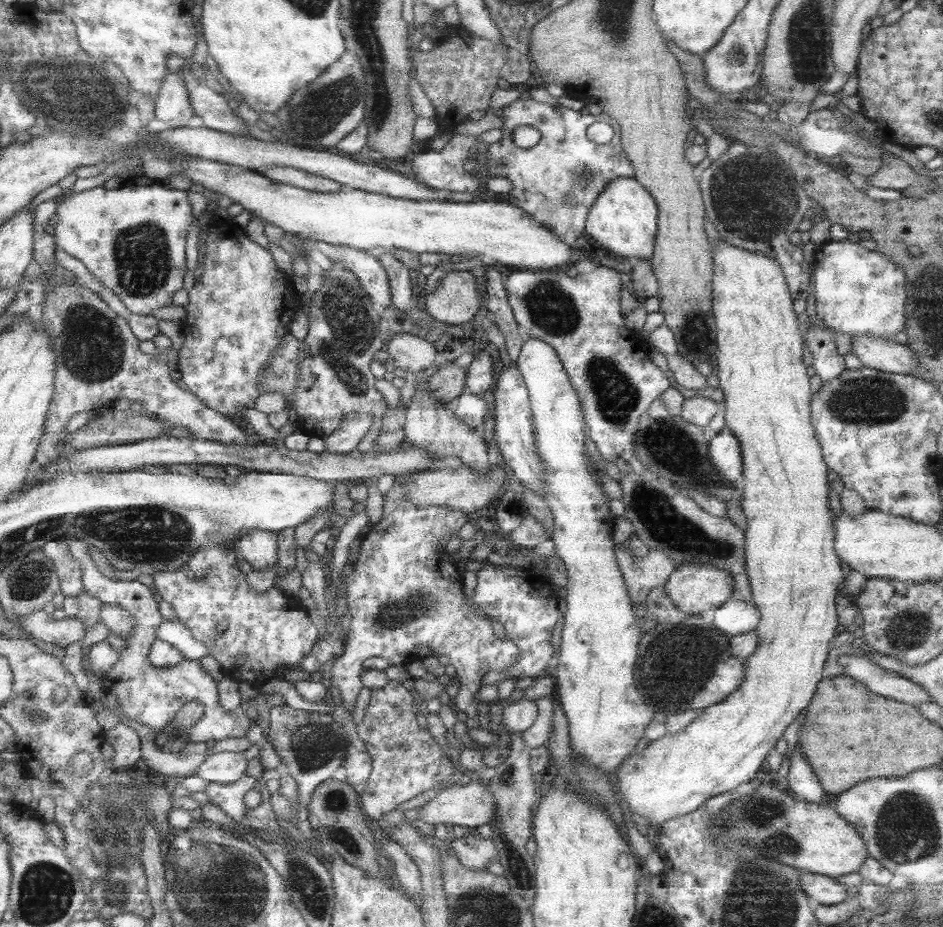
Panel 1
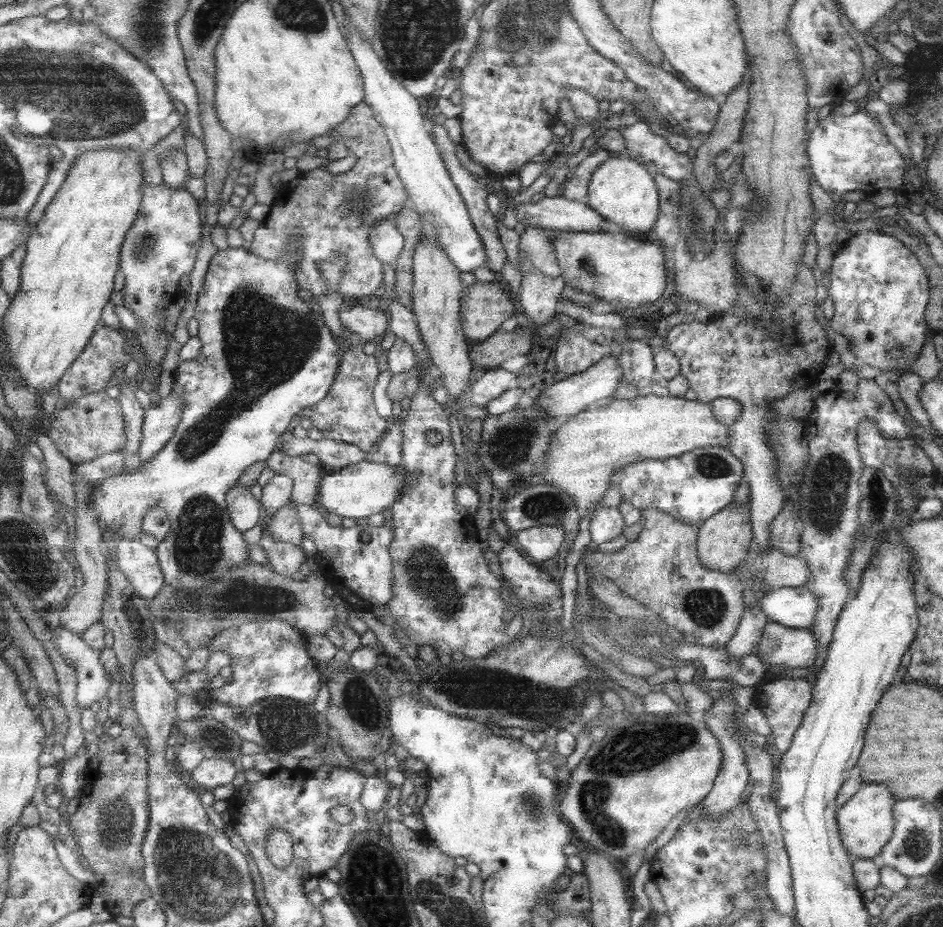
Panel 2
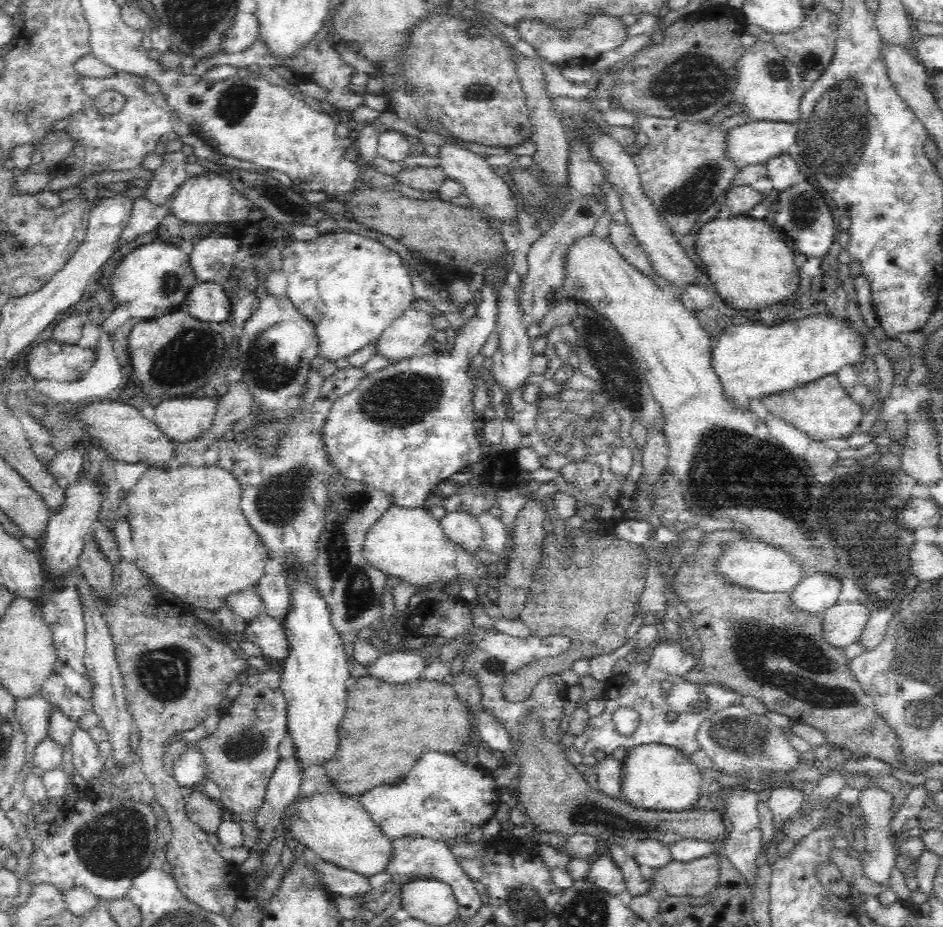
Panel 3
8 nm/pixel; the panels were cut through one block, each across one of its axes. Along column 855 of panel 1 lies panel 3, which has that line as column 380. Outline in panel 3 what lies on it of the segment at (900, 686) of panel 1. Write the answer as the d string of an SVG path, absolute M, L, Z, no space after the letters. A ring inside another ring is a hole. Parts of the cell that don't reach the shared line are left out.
M396 647L391 654L380 654L368 667L368 674L386 684L406 684L420 679L420 673L426 666L425 658L416 652L406 652L405 648Z

